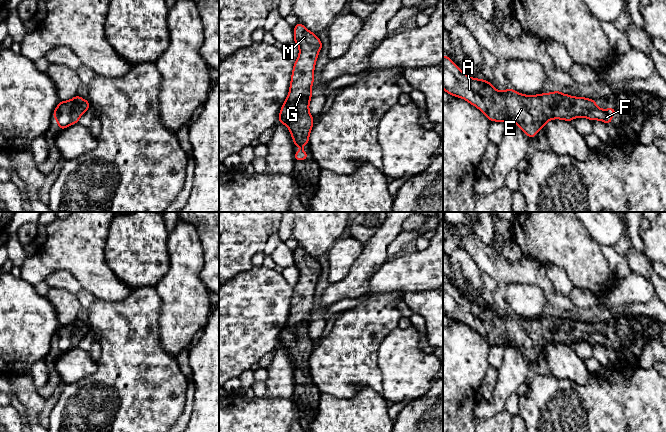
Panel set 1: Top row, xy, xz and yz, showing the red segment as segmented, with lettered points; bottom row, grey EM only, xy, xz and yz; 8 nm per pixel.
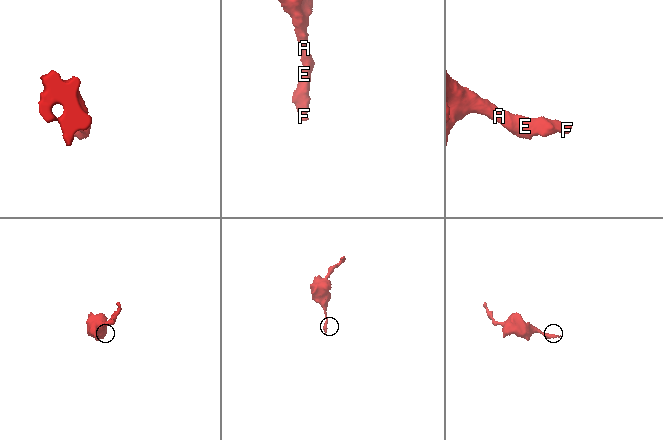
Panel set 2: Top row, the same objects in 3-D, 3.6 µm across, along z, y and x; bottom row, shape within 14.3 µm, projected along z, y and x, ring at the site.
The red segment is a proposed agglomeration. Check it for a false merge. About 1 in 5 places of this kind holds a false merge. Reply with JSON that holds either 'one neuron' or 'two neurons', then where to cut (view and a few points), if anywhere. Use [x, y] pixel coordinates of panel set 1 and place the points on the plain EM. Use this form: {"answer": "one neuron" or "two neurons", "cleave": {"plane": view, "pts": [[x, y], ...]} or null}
{"answer": "one neuron", "cleave": null}

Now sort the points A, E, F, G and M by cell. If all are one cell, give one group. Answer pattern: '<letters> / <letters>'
A E F G M

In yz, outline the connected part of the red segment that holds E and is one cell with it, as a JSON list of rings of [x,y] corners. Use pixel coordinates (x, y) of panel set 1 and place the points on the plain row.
[[[443,280],[443,313],[452,320],[460,321],[477,331],[489,345],[515,346],[529,361],[534,362],[540,353],[551,343],[571,345],[576,341],[589,344],[601,344],[606,348],[612,345],[615,332],[601,334],[593,323],[573,321],[560,315],[539,319],[523,319],[508,312],[501,316],[495,313],[489,305],[470,302],[448,280]]]

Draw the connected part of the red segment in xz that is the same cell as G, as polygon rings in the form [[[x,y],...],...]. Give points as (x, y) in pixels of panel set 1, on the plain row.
[[[298,246],[294,251],[294,266],[299,270],[299,281],[294,286],[290,314],[280,334],[279,346],[289,352],[294,370],[301,372],[294,377],[294,384],[306,384],[308,378],[303,370],[308,368],[313,351],[313,340],[309,336],[312,322],[314,291],[320,273],[323,271],[316,258]]]

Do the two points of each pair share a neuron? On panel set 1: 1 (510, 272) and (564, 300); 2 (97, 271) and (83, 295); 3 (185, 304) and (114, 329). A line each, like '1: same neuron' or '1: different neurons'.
1: same neuron
2: different neurons
3: different neurons

